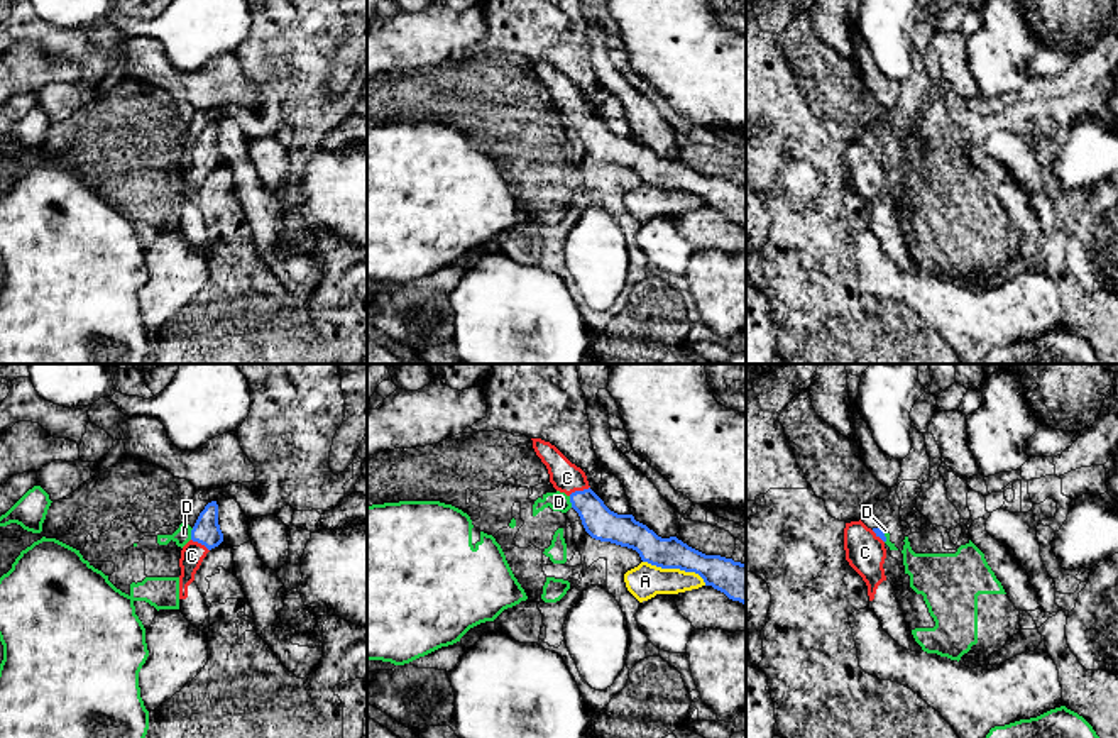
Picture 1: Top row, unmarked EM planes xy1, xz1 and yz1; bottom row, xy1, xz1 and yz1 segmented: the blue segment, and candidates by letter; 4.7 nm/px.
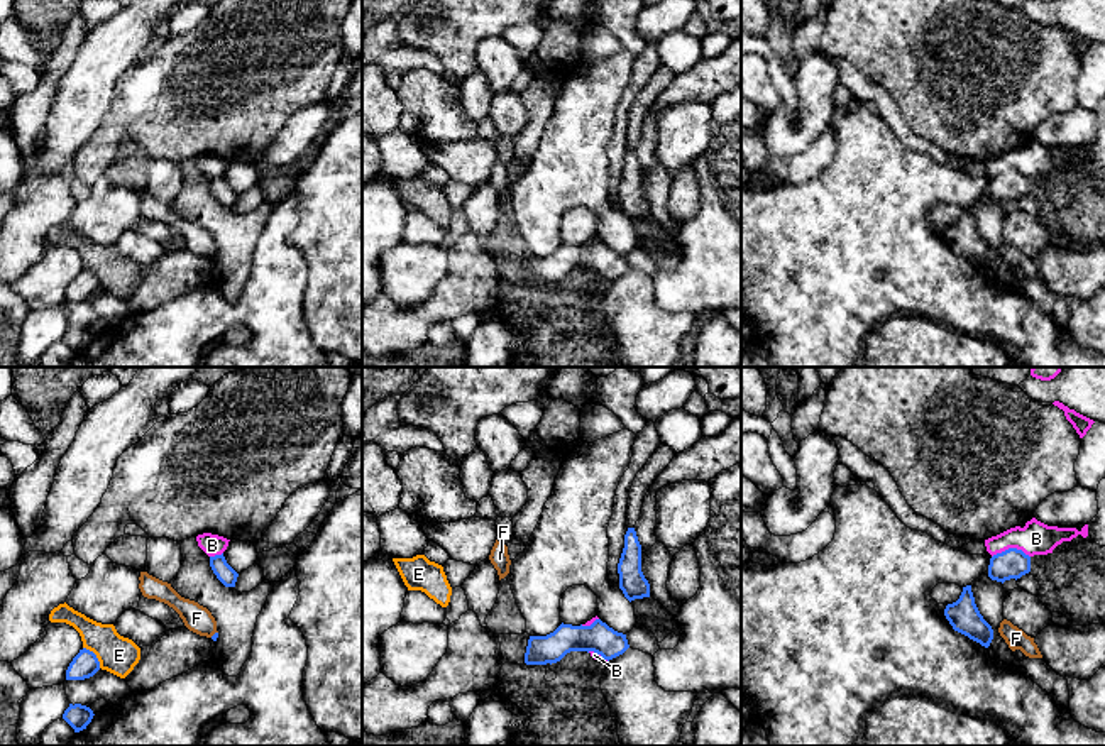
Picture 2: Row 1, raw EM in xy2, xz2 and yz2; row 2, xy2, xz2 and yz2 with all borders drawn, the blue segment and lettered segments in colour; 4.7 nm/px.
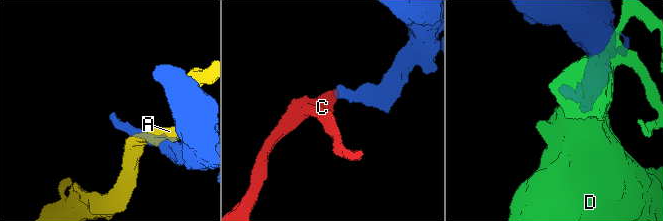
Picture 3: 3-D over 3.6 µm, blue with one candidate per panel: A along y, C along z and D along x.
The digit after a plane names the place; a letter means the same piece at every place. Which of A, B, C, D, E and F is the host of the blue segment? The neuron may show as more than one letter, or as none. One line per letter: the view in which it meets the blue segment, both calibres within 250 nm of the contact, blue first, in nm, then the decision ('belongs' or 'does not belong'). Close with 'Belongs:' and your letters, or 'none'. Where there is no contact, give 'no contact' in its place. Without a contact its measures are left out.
A: meets blue in xz1; 160 nm thick on the blue side, 160 nm on the other; does not belong
B: meets blue in yz2; 140 nm thick on the blue side, 160 nm on the other; does not belong
C: meets blue in xz1; 160 nm thick on the blue side, 150 nm on the other; belongs
D: meets blue in xy1; 130 nm thick on the blue side, 80 nm on the other; does not belong
E: meets blue in xy2; 120 nm thick on the blue side, 180 nm on the other; does not belong
F: meets blue in xy2; 20 nm thick on the blue side, 130 nm on the other; does not belong
Belongs: C

